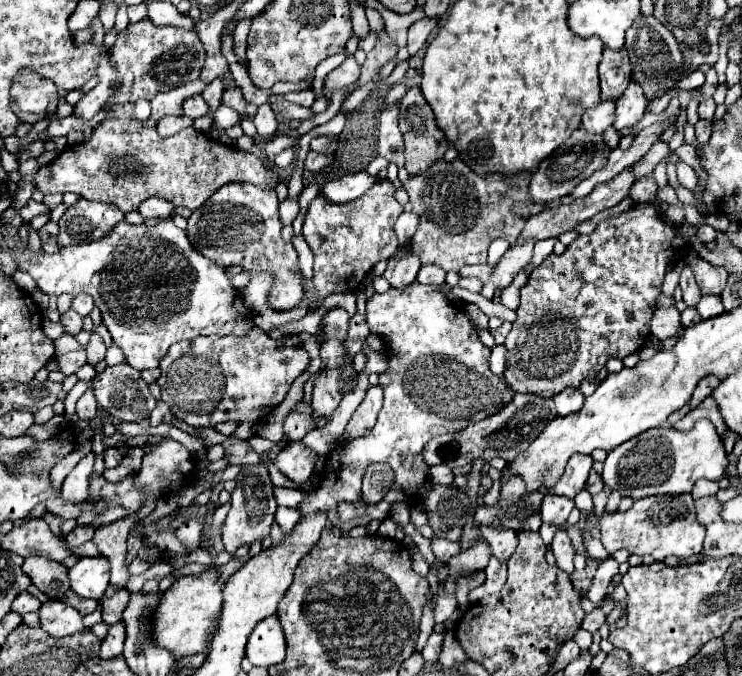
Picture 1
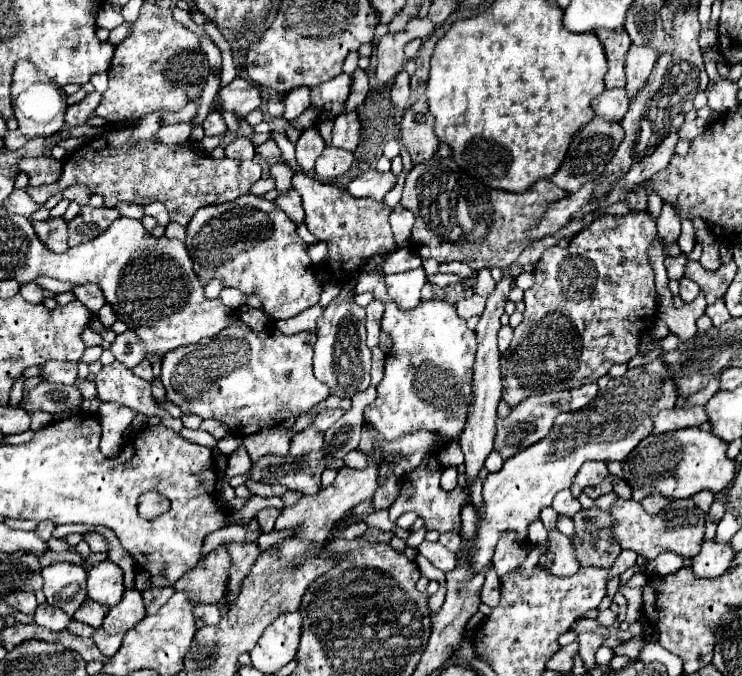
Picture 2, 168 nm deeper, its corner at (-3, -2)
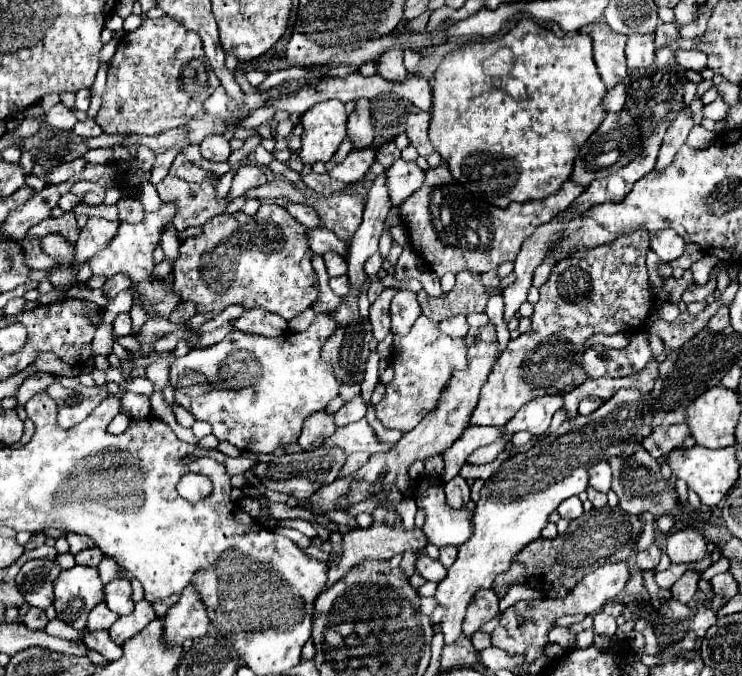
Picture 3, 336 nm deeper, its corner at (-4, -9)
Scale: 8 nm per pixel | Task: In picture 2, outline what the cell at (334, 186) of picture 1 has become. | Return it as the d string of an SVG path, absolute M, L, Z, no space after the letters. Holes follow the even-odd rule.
M368 170L362 176L358 176L356 180L352 180L348 184L348 192L356 198L364 198L370 196L374 200L384 200L386 192L394 188L396 184L396 176L392 172L378 172L378 170Z

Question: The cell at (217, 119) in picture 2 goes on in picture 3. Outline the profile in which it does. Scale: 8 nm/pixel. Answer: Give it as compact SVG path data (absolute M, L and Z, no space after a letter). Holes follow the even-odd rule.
M223 135L207 137L199 147L201 147L201 155L209 161L227 161L231 155L229 141Z

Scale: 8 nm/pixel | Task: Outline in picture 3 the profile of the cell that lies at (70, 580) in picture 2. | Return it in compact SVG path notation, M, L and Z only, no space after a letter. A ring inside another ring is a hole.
M75 565L61 571L53 583L57 619L75 629L85 629L89 611L103 601L103 583L95 567Z

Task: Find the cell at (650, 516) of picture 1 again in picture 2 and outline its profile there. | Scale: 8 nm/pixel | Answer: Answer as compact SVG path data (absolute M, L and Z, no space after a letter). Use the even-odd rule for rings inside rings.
M618 498L610 508L610 512L612 518L616 520L616 526L612 528L616 542L622 548L638 552L646 560L654 560L660 552L676 552L682 558L694 558L696 552L700 552L700 544L704 540L706 512L702 512L690 498L674 500L658 516L648 516L646 510L640 506L640 502Z

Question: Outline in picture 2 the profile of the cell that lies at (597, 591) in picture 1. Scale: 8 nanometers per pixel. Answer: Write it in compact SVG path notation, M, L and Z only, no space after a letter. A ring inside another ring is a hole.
M622 550L622 554L618 556L618 560L614 562L614 566L610 568L610 576L614 576L614 574L622 574L624 570L628 570L628 568L632 568L634 564L636 564L636 552L630 552L630 550Z

